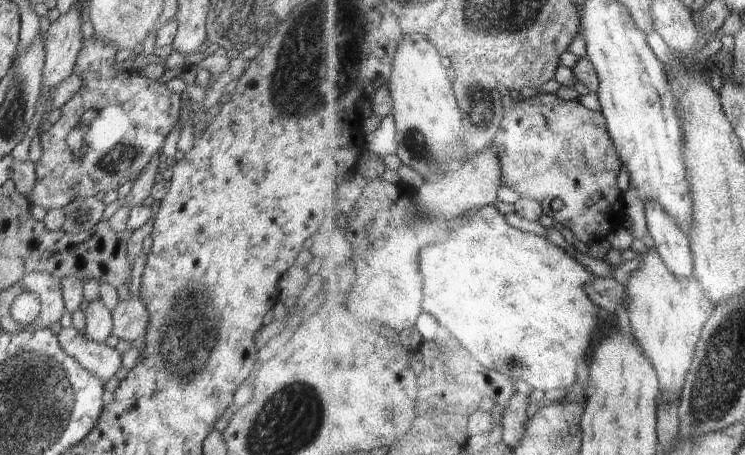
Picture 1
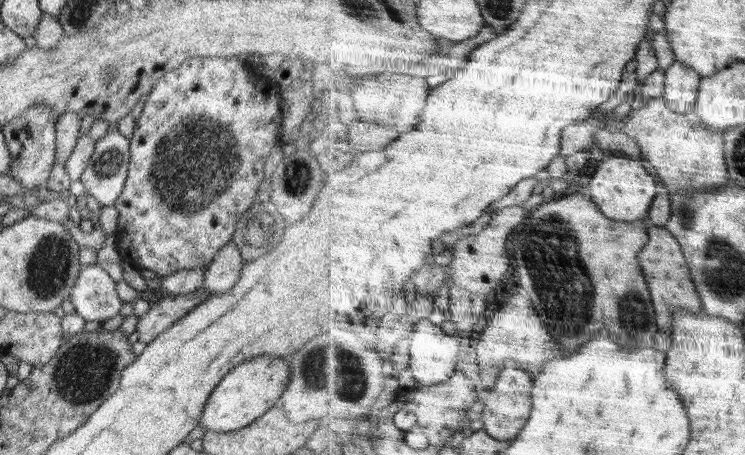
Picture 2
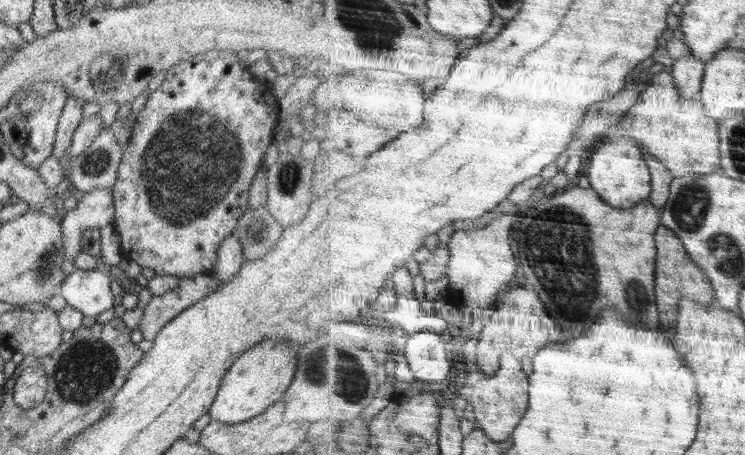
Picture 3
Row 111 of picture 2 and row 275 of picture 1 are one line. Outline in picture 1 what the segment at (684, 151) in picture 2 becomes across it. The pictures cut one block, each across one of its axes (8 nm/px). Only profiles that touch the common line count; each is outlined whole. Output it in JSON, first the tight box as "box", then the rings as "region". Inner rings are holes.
{"box":[626,245,716,400],"region":[[[657,245],[649,248],[639,265],[640,268],[632,274],[627,286],[630,298],[626,303],[634,326],[633,333],[659,373],[662,393],[672,400],[674,396],[683,394],[704,327],[711,319],[716,303],[707,295],[696,274],[686,280],[672,274]]]}

